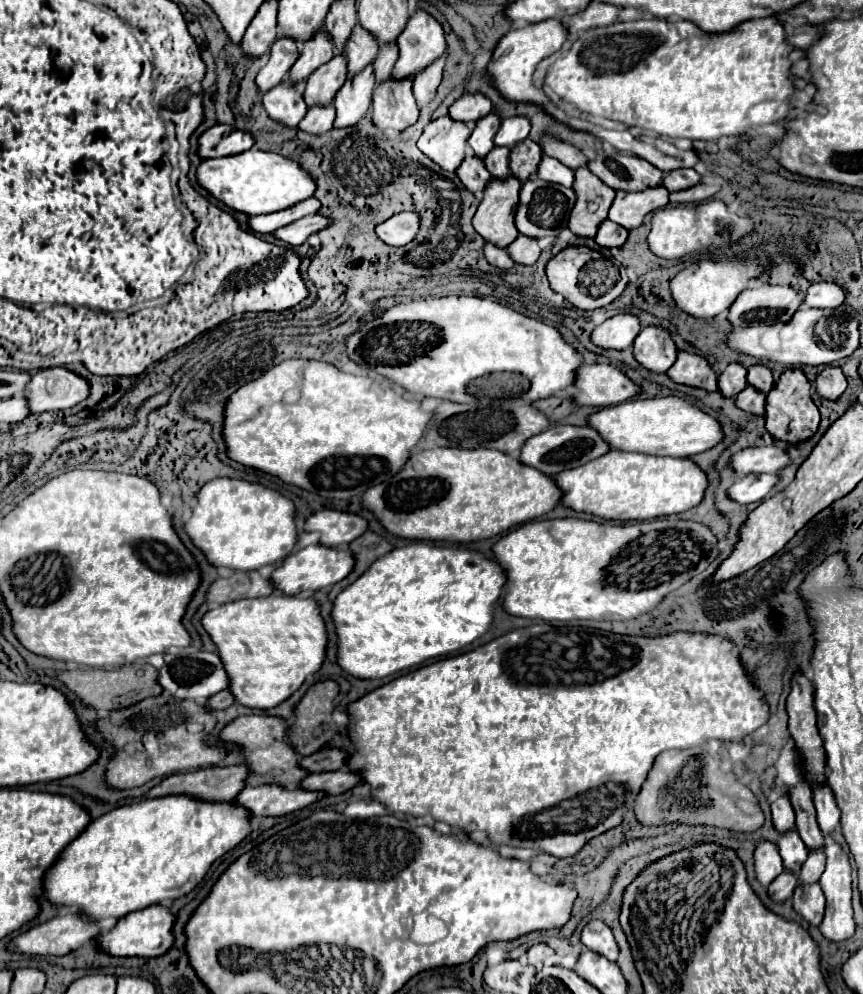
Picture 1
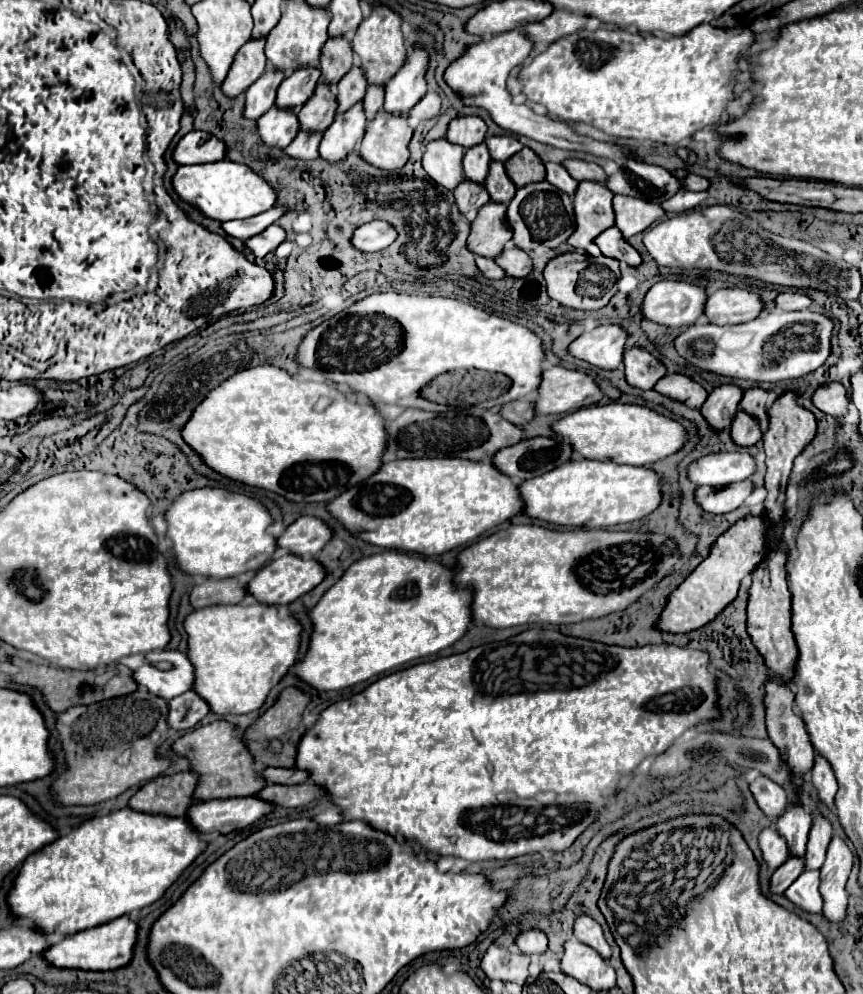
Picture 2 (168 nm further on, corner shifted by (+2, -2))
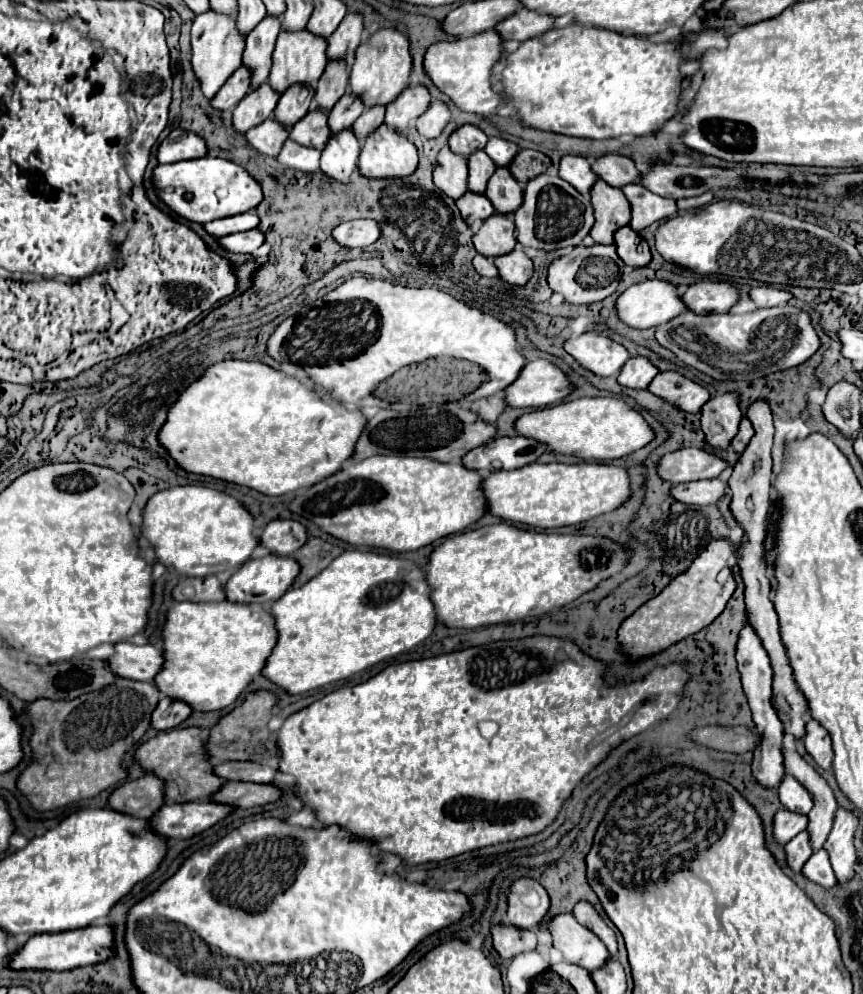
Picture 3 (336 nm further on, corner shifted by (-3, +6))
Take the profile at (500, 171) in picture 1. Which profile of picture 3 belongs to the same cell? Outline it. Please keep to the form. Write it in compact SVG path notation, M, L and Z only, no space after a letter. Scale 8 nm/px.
M505 167L493 173L485 195L491 199L497 213L515 213L523 203L523 189Z

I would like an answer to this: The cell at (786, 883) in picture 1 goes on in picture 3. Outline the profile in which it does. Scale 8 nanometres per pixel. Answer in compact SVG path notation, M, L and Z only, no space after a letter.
M801 831L799 835L795 835L787 845L785 845L785 851L787 851L787 863L793 871L801 871L801 867L805 865L805 861L811 857L813 849L811 849L811 843L809 843L809 833L807 831Z

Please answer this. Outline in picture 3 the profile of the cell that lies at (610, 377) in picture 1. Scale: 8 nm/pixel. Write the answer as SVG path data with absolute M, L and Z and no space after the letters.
M537 359L519 371L519 379L511 387L505 387L505 403L507 407L541 409L561 403L571 389L567 375L559 367L547 359Z

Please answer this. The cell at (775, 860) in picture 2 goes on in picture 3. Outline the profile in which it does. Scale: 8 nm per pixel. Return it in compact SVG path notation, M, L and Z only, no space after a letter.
M787 809L777 811L775 823L773 823L773 835L781 845L791 841L797 833L805 829L807 829L807 815L795 815L793 811L787 811Z

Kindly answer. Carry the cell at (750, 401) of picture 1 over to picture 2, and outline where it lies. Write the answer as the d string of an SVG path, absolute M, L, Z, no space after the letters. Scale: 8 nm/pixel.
M738 409L732 423L732 439L736 445L754 445L762 439L762 423L754 419L752 415L746 415L746 411Z

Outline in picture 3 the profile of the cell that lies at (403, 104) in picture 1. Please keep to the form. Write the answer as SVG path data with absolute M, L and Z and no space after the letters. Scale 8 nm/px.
M381 125L361 149L359 171L367 179L397 179L415 173L417 147L397 131Z

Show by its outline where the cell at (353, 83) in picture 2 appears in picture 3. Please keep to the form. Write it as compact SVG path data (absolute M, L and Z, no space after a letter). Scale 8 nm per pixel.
M349 93L343 95L343 99L339 99L339 103L329 111L329 119L327 119L327 125L329 125L329 131L331 135L337 135L339 131L345 131L349 129L355 119L363 113L363 103L355 97L351 97Z

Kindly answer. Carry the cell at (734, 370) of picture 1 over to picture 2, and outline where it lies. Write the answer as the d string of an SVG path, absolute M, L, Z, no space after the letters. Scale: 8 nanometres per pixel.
M724 383L708 395L708 399L700 411L712 427L726 429L726 427L730 427L730 423L734 419L740 399L742 399L742 389L734 383Z

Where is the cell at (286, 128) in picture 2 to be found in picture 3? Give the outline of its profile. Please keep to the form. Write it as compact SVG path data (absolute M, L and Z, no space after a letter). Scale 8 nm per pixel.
M267 119L261 125L253 127L251 131L247 131L245 141L249 143L249 147L253 147L255 151L259 151L261 155L267 157L277 157L285 139L287 139L287 131L283 125L279 125L275 119Z

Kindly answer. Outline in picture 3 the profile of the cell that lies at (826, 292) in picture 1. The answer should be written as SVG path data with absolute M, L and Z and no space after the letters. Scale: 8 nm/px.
M757 287L749 291L749 297L757 307L777 307L777 305L785 305L793 295L775 287Z

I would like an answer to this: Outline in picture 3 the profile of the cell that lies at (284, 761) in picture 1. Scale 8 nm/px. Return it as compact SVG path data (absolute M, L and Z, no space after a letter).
M189 727L189 729L171 729L171 731L165 731L165 733L159 733L155 735L153 739L145 741L137 751L135 751L135 761L139 763L141 769L145 769L145 773L149 775L155 775L159 777L165 787L163 787L163 801L169 805L169 803L189 803L189 801L207 801L225 781L217 775L213 775L211 771L211 765L207 763L205 759L205 749L203 749L203 741L199 739L199 731L195 727Z

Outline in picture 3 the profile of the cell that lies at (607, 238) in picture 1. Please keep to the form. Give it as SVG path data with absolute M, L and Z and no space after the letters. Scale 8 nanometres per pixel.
M629 225L621 227L615 233L615 247L619 257L625 261L625 265L631 267L645 267L651 261L651 251L645 239L641 239L635 231L631 231Z

